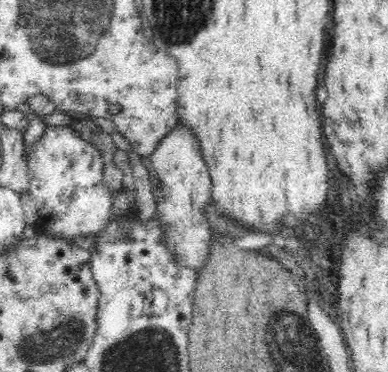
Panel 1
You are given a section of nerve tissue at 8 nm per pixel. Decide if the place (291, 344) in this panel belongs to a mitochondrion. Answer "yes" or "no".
yes

